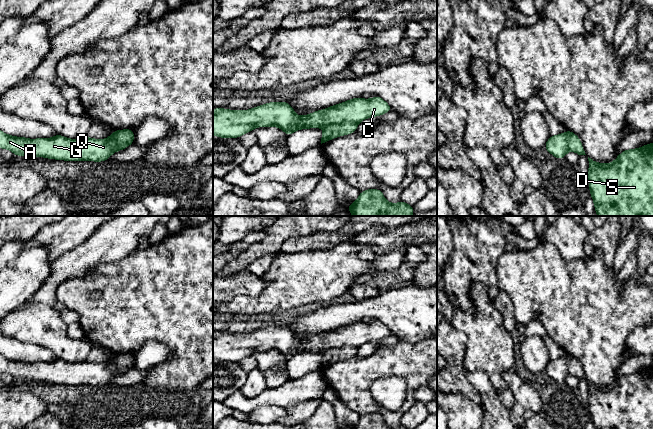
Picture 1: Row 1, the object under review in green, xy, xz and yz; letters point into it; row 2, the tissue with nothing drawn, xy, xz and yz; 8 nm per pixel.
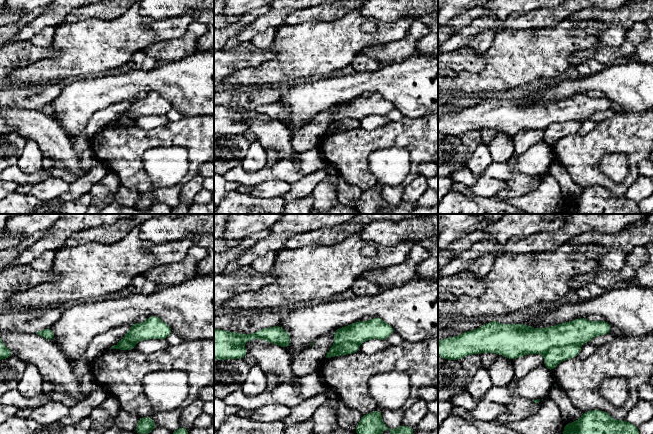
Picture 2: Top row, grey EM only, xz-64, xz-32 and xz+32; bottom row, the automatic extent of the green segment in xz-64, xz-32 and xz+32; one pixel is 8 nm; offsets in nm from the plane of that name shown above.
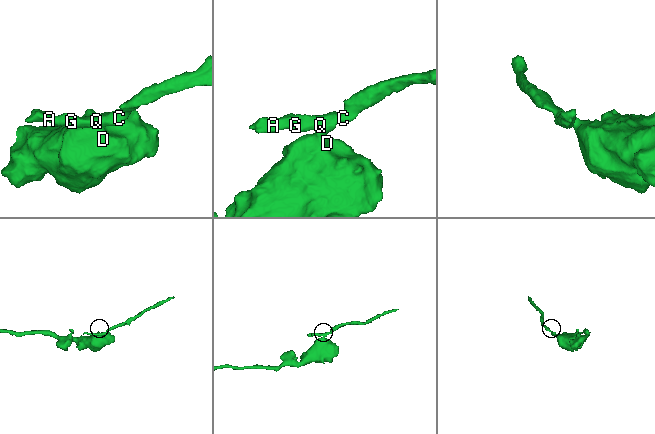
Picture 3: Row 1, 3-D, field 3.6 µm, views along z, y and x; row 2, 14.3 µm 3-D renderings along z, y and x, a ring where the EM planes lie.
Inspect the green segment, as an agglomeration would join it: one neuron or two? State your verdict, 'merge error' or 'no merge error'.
merge error

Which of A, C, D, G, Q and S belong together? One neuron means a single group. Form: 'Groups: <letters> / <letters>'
Groups: A C G Q / D S

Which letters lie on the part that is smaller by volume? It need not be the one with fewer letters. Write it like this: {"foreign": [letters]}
{"foreign": ["A", "C", "G", "Q"]}

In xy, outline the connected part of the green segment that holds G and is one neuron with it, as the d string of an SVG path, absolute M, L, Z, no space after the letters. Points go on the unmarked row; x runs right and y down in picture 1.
M0 354L0 372L10 374L15 380L35 380L65 385L106 385L116 375L122 374L113 363L83 361L69 363L55 359L49 363L28 363L7 359Z

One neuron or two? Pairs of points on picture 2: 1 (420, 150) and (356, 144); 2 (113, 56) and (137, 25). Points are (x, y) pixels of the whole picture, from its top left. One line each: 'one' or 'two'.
1: one
2: one

